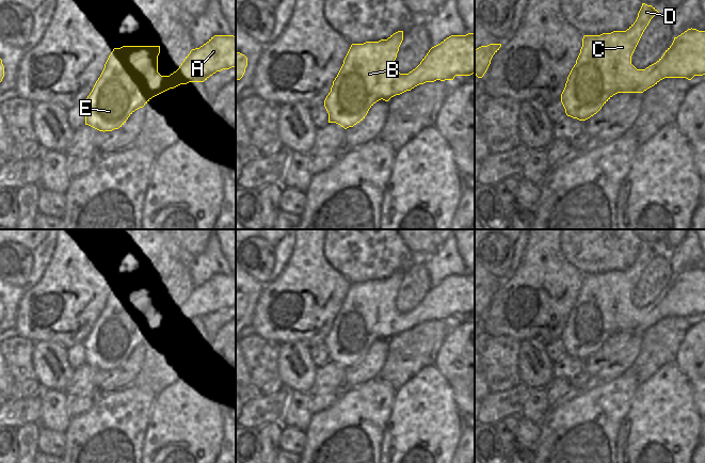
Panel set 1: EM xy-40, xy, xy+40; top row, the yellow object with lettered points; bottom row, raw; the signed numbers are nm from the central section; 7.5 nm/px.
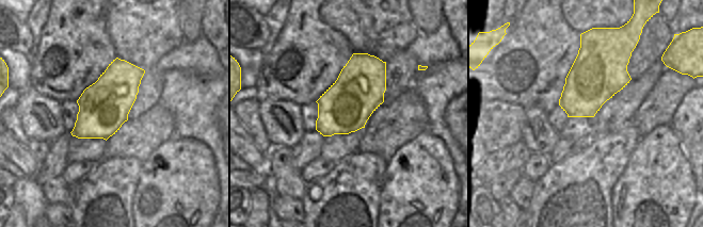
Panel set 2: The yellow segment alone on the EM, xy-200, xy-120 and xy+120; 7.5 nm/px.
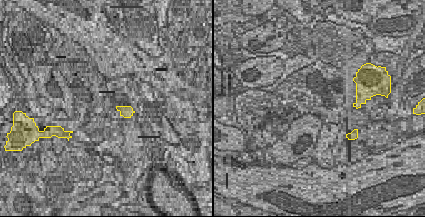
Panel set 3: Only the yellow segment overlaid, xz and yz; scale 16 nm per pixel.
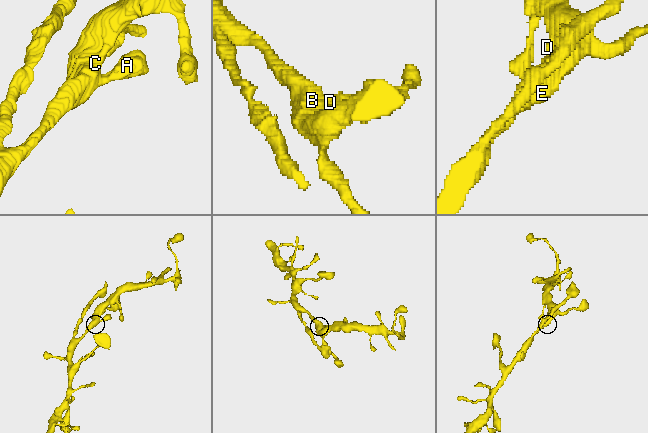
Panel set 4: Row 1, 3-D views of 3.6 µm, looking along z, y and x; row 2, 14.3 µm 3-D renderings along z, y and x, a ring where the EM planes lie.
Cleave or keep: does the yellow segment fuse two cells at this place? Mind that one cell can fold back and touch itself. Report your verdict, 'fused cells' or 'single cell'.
single cell

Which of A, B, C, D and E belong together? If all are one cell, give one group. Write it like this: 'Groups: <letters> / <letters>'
Groups: A B C D E.

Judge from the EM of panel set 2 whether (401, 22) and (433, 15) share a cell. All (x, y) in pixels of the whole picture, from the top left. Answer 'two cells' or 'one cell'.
two cells

